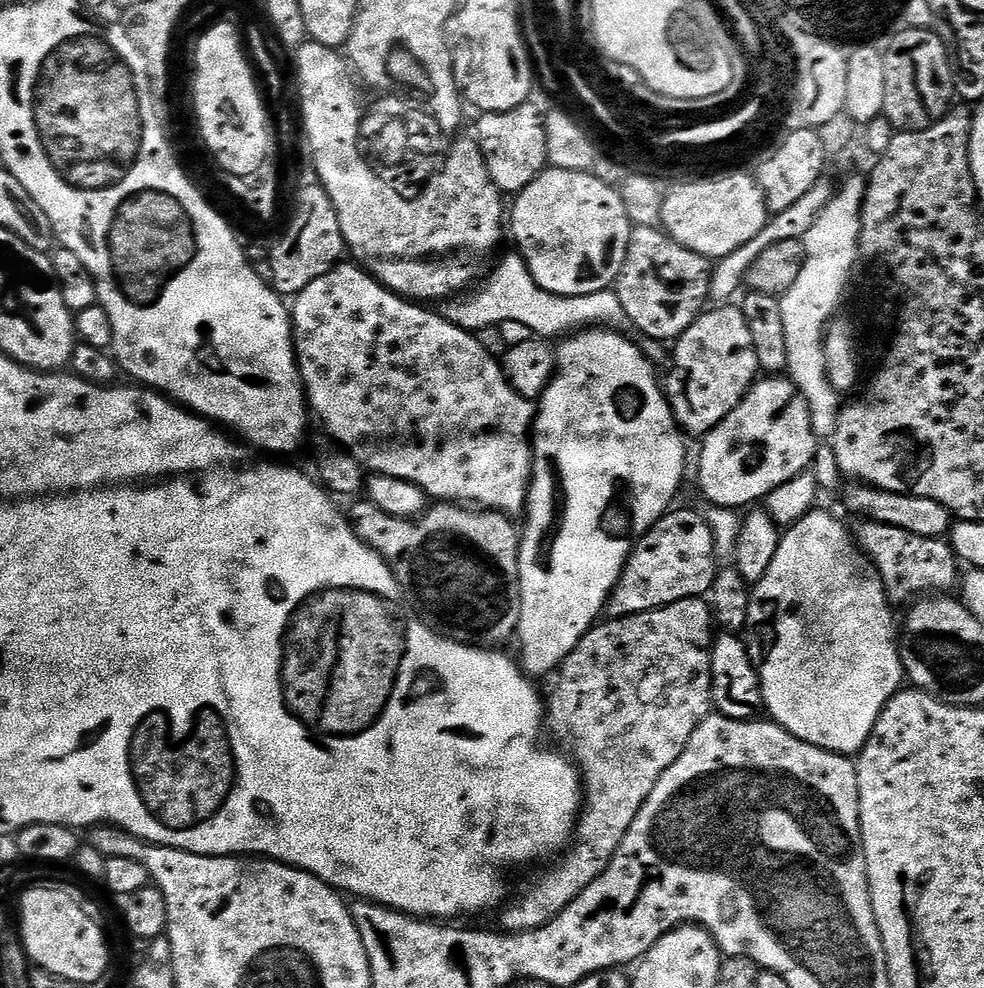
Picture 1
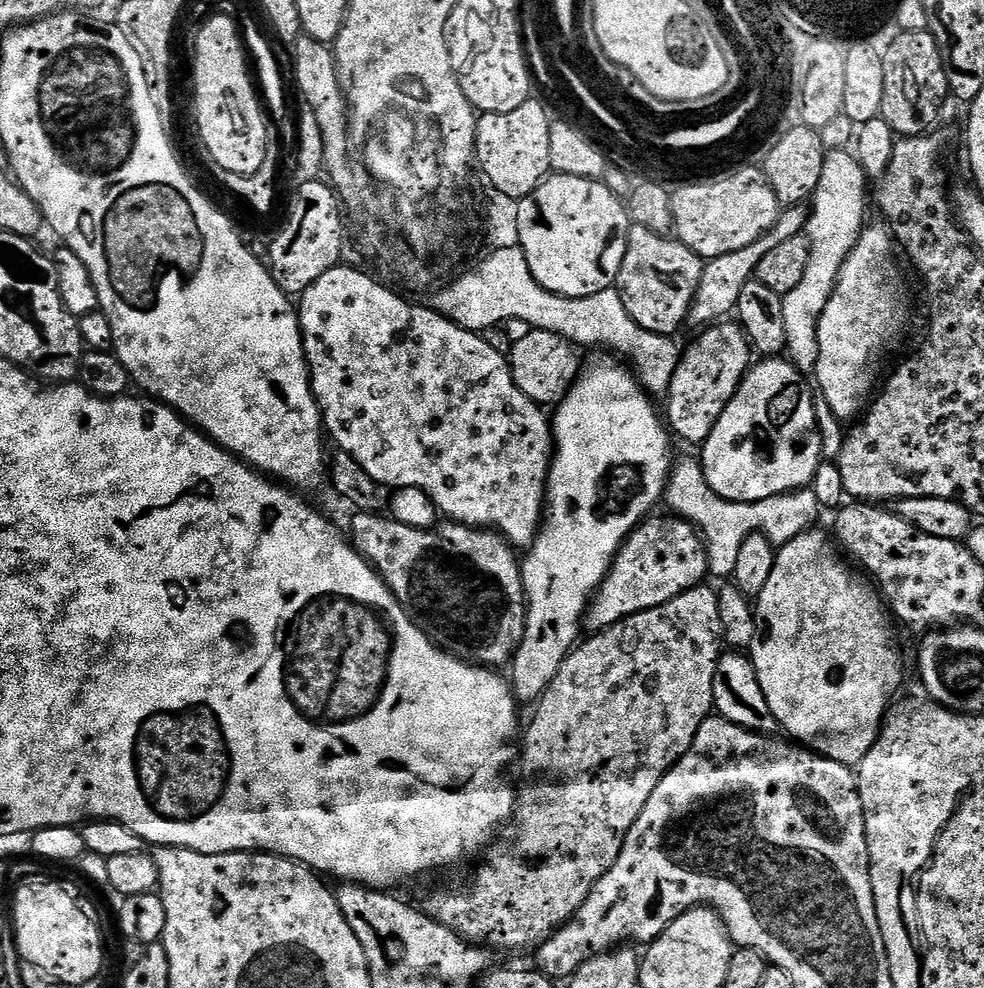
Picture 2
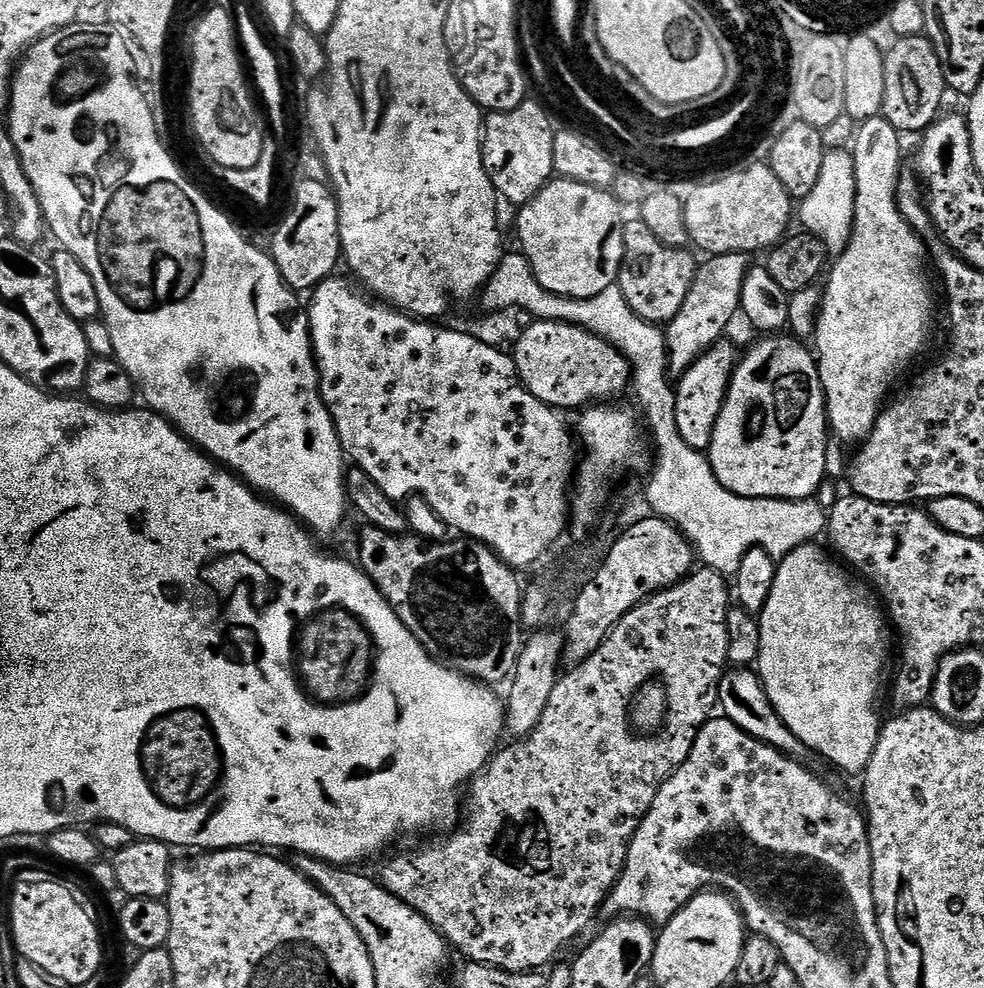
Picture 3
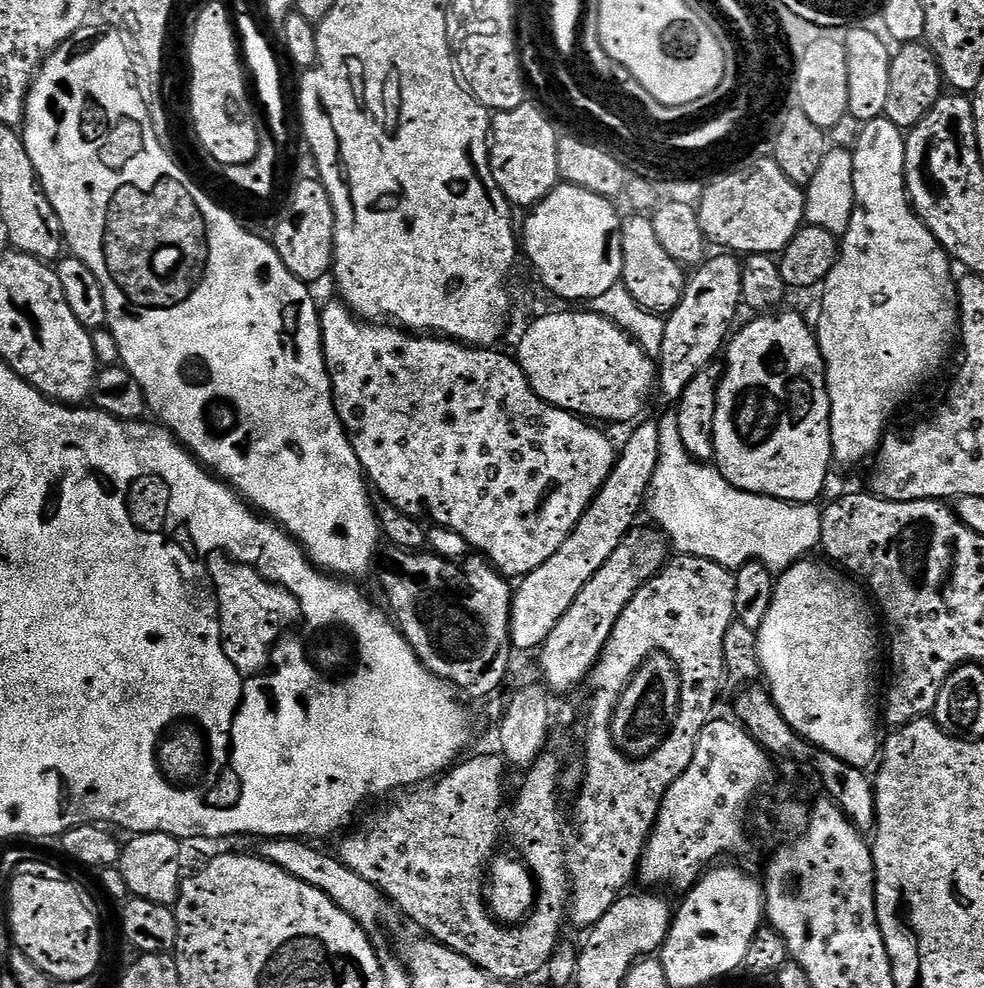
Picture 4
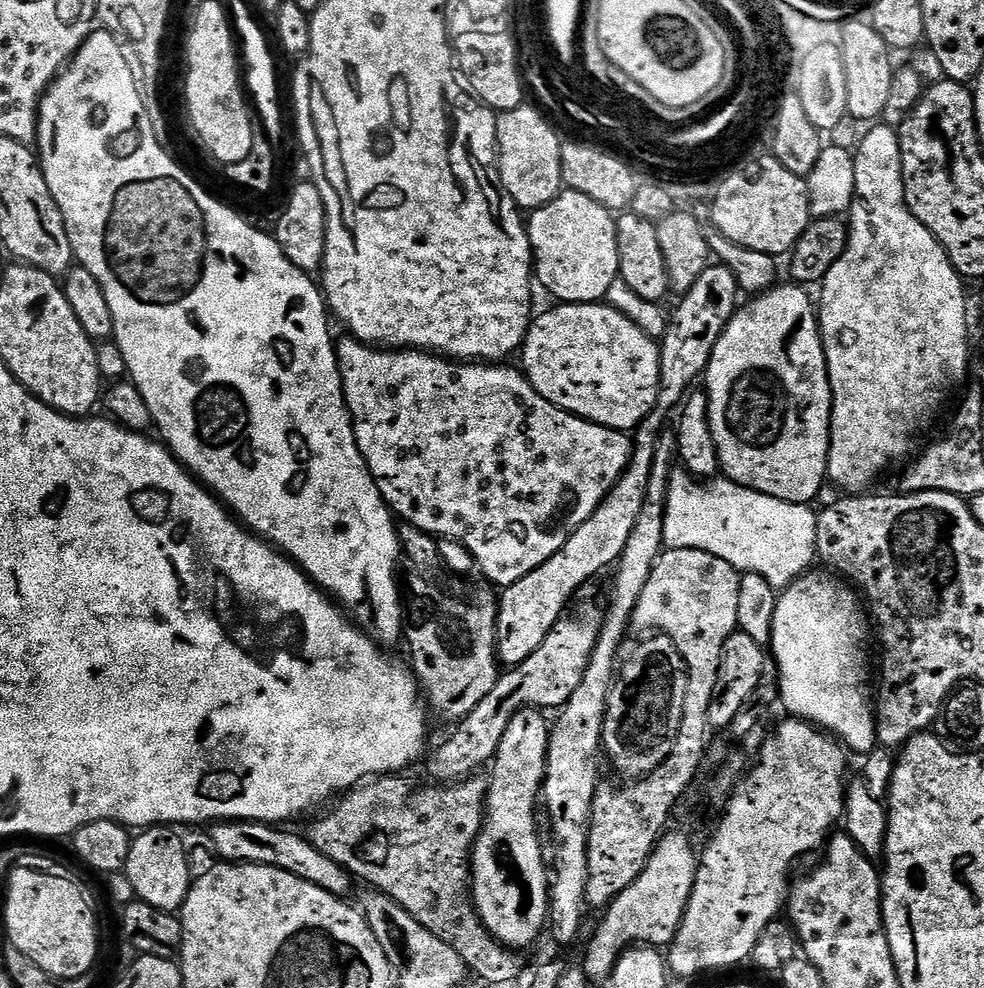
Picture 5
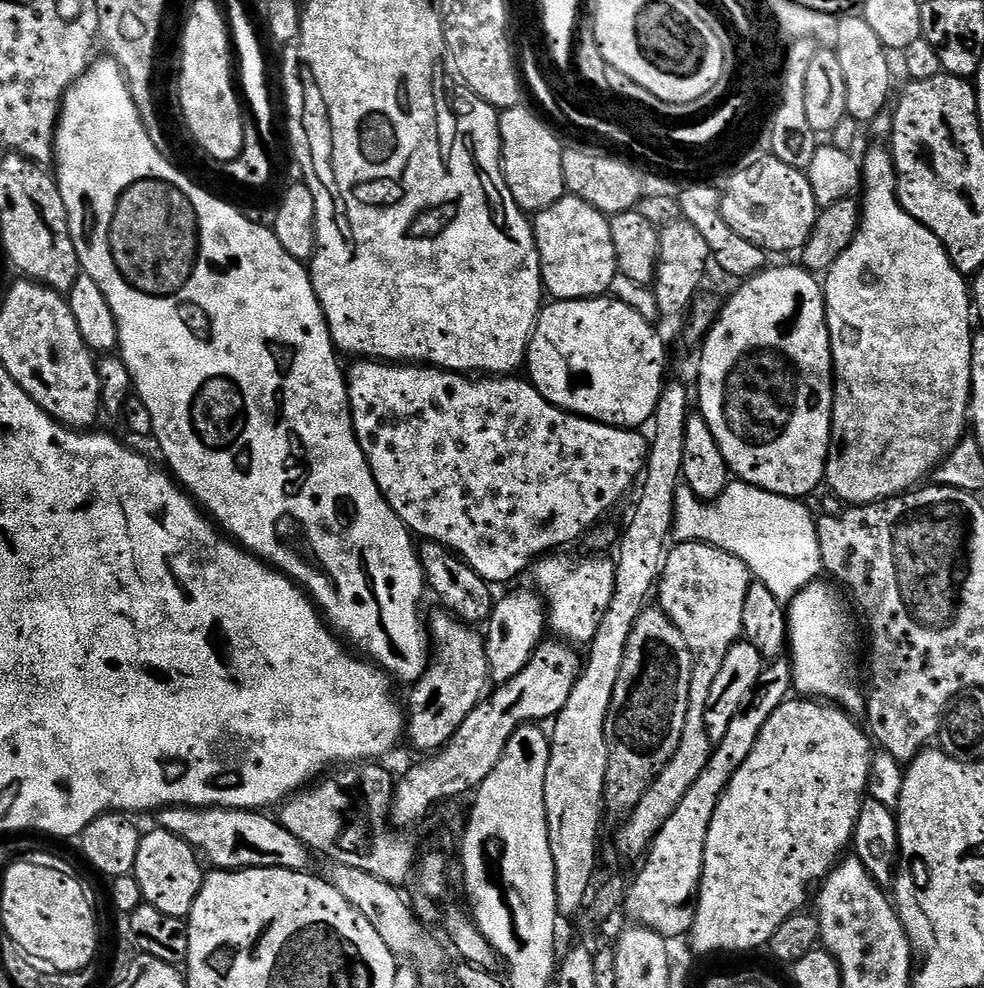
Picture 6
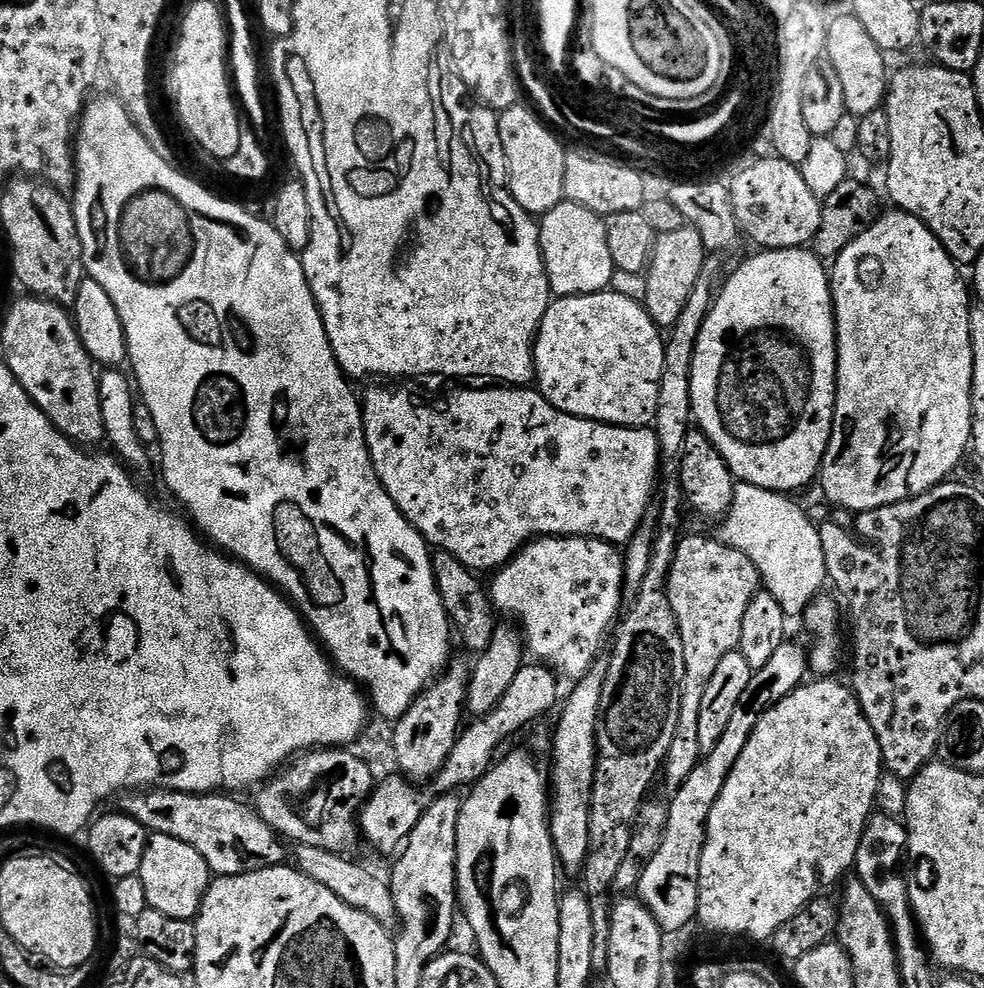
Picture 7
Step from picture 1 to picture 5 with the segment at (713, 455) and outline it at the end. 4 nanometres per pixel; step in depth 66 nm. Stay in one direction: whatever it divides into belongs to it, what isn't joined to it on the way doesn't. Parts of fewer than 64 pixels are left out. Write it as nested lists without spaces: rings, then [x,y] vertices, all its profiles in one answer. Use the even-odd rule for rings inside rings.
[[[773,286],[767,292],[761,292],[759,296],[749,299],[748,305],[741,307],[726,326],[722,338],[718,338],[718,346],[714,346],[714,354],[708,363],[706,373],[706,391],[708,394],[708,417],[710,418],[710,430],[714,434],[714,442],[718,446],[720,466],[723,475],[755,492],[761,492],[771,496],[773,501],[786,504],[811,505],[815,501],[819,488],[826,483],[828,475],[828,447],[832,437],[832,391],[828,381],[828,367],[826,366],[826,354],[824,343],[820,337],[820,322],[818,308],[807,296],[805,289],[800,286],[792,288],[780,288]]]

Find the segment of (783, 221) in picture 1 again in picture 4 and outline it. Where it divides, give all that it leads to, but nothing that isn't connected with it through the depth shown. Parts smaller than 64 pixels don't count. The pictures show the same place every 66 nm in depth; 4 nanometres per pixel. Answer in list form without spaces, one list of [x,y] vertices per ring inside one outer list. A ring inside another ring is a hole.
[[[718,252],[715,254],[716,256],[712,257],[711,255],[708,259],[705,259],[693,271],[696,272],[693,276],[691,273],[685,279],[684,293],[678,302],[678,306],[674,306],[674,310],[668,313],[664,321],[666,334],[662,338],[662,350],[658,357],[658,363],[654,368],[654,384],[657,389],[660,387],[660,396],[668,403],[668,406],[679,404],[686,386],[690,386],[690,382],[694,382],[694,378],[698,378],[698,374],[713,363],[712,359],[719,352],[721,355],[725,351],[730,333],[733,331],[732,323],[735,322],[736,315],[742,312],[741,261],[733,253]]]

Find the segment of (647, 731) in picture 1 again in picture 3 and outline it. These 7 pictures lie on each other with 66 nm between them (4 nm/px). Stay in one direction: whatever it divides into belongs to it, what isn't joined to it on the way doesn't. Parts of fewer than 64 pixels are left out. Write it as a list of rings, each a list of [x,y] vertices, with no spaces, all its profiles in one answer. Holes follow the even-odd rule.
[[[703,566],[697,567],[692,573],[684,580],[678,581],[674,586],[670,586],[666,590],[656,593],[655,596],[648,597],[647,600],[643,600],[634,610],[630,610],[617,624],[610,630],[610,634],[602,642],[602,646],[598,646],[598,650],[594,650],[594,654],[590,654],[590,658],[586,658],[580,664],[571,665],[567,670],[557,679],[553,692],[550,694],[550,702],[546,706],[546,710],[542,712],[542,718],[538,718],[538,726],[534,726],[534,730],[529,732],[527,736],[523,737],[516,745],[513,746],[509,752],[501,751],[499,754],[493,755],[492,759],[488,761],[484,771],[480,772],[477,776],[473,776],[470,783],[467,785],[466,792],[468,791],[468,800],[466,796],[466,807],[462,812],[462,823],[455,830],[449,831],[443,838],[432,838],[429,844],[424,844],[417,850],[413,856],[396,856],[384,869],[381,870],[380,876],[378,875],[379,883],[383,884],[384,889],[390,894],[394,894],[402,902],[406,902],[406,906],[410,906],[418,914],[422,914],[422,918],[426,918],[426,922],[430,922],[430,926],[434,926],[440,931],[440,935],[448,941],[449,945],[453,949],[456,948],[465,957],[465,961],[473,964],[489,964],[491,968],[497,968],[498,970],[506,970],[507,972],[531,972],[533,970],[544,970],[549,967],[557,959],[556,955],[571,942],[575,936],[580,936],[588,927],[592,924],[592,919],[596,916],[596,911],[599,913],[604,907],[604,901],[607,900],[609,892],[618,882],[618,878],[622,874],[624,869],[624,863],[628,857],[628,851],[630,850],[630,844],[634,838],[638,826],[642,822],[642,818],[646,818],[646,814],[650,810],[650,806],[654,802],[654,798],[658,794],[660,787],[667,782],[682,766],[682,762],[686,762],[686,758],[690,758],[690,750],[694,750],[694,742],[698,738],[700,733],[700,727],[702,727],[708,720],[713,719],[714,713],[717,711],[718,701],[720,699],[720,683],[724,677],[726,669],[729,667],[728,662],[728,635],[726,634],[726,622],[728,621],[728,610],[730,607],[730,584],[729,581],[720,572],[715,572],[713,568],[706,568]],[[658,678],[659,683],[663,684],[666,691],[668,691],[668,715],[664,719],[664,726],[659,732],[655,734],[637,734],[630,719],[630,713],[632,711],[632,701],[636,698],[636,693],[644,687],[645,684],[655,681]]]

